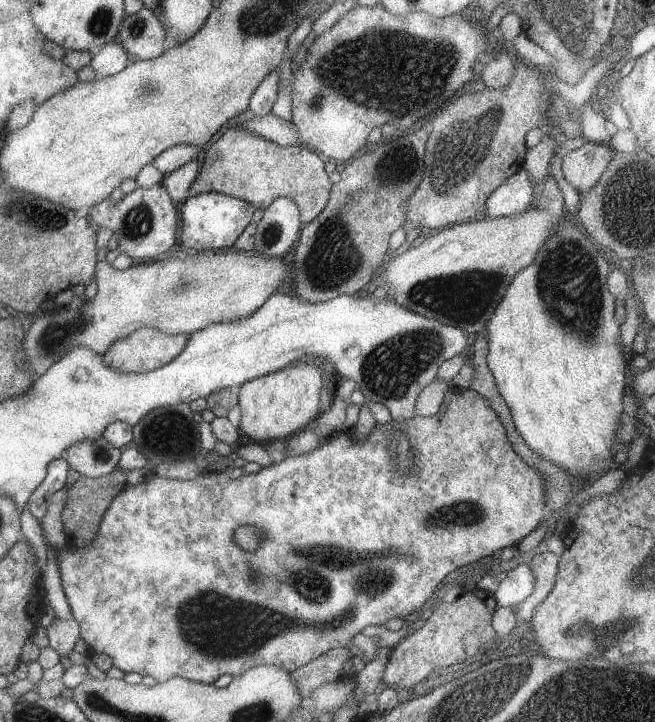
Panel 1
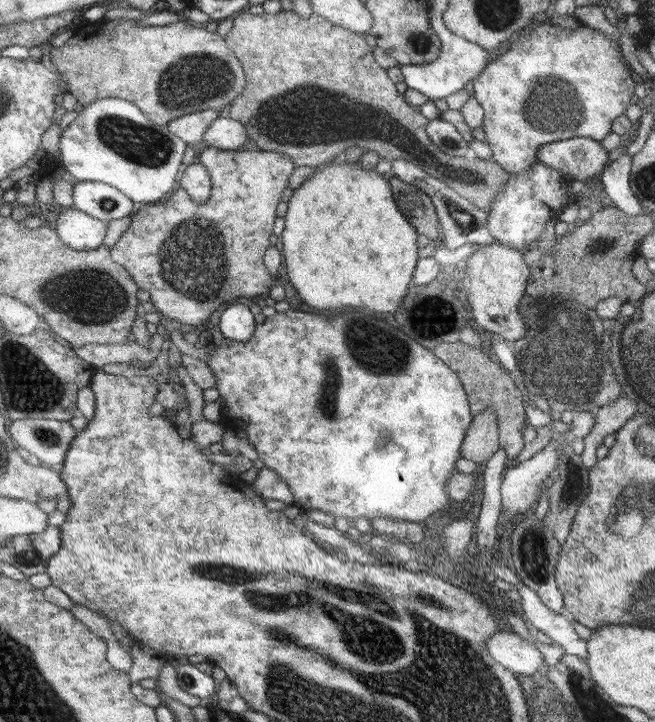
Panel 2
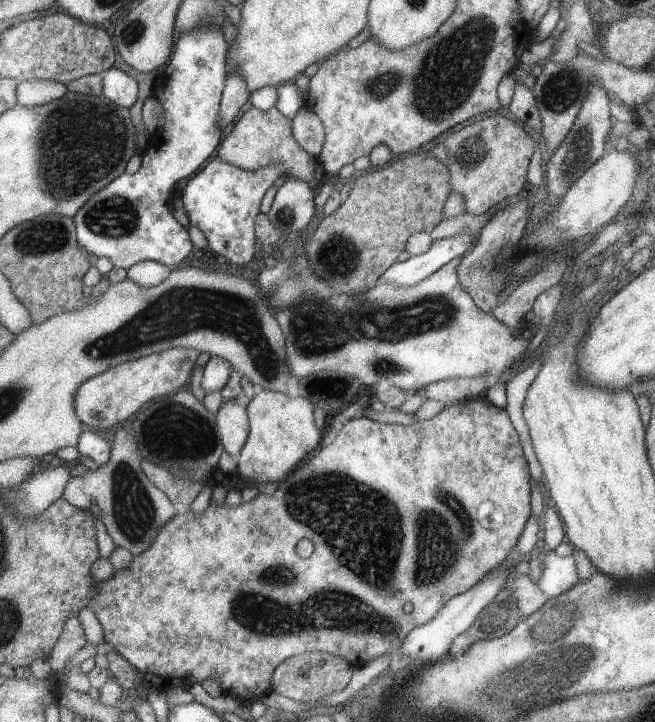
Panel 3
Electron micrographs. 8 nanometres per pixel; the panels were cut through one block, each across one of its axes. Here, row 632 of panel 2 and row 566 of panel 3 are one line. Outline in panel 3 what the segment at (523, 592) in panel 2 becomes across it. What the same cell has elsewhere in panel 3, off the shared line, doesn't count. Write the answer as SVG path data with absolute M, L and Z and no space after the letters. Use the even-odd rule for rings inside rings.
M549 551L543 560L543 571L536 583L538 589L550 598L568 591L578 580L573 555L558 557L553 551Z

